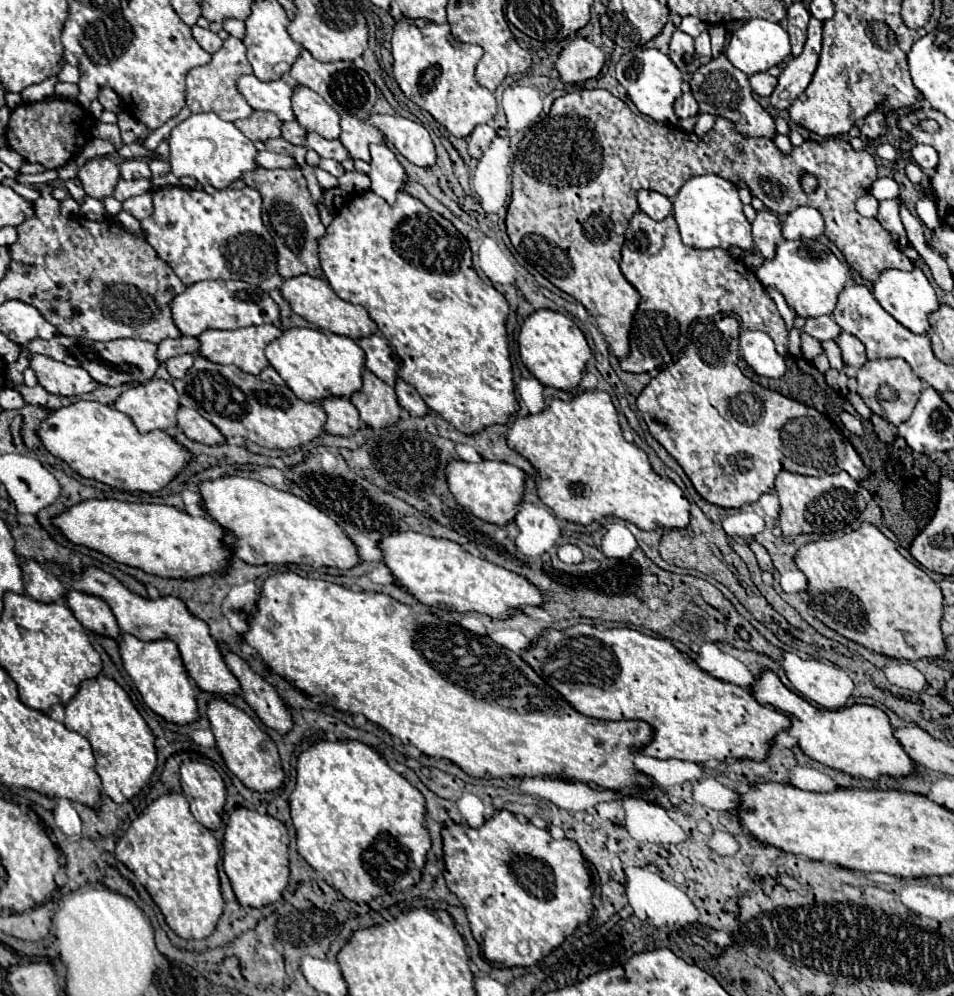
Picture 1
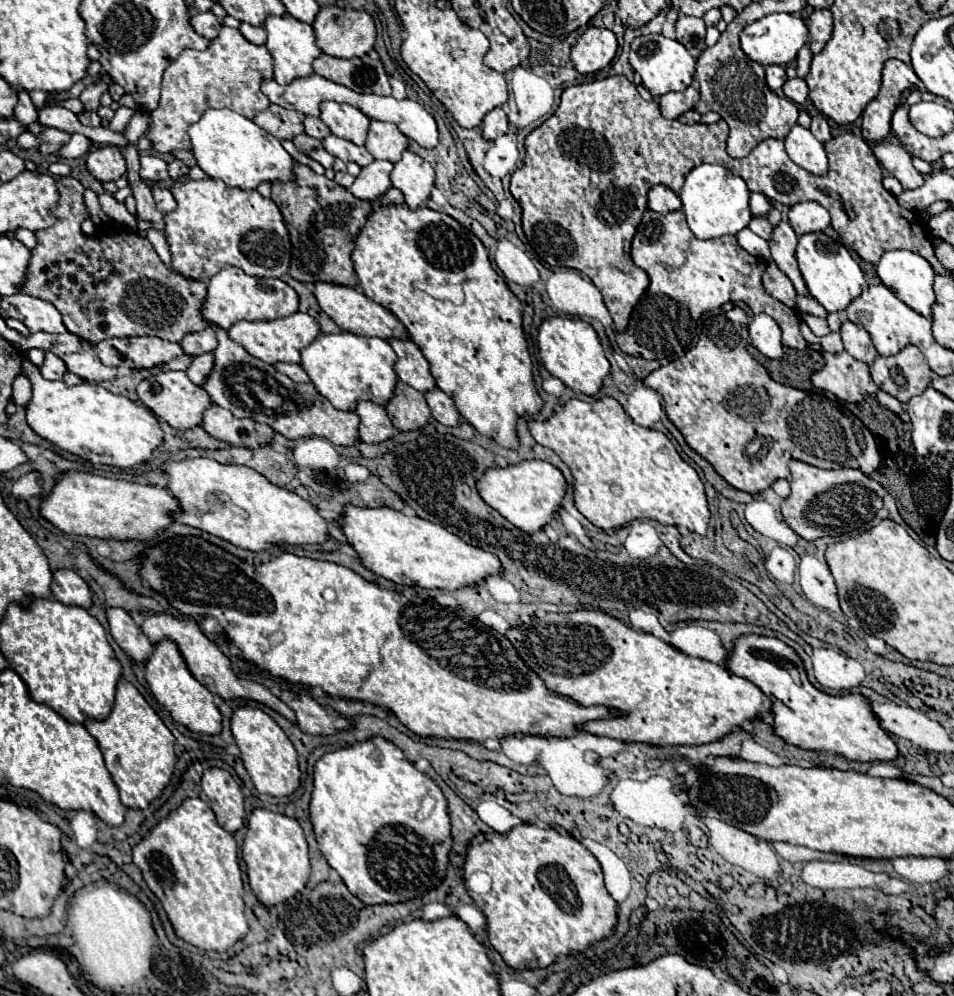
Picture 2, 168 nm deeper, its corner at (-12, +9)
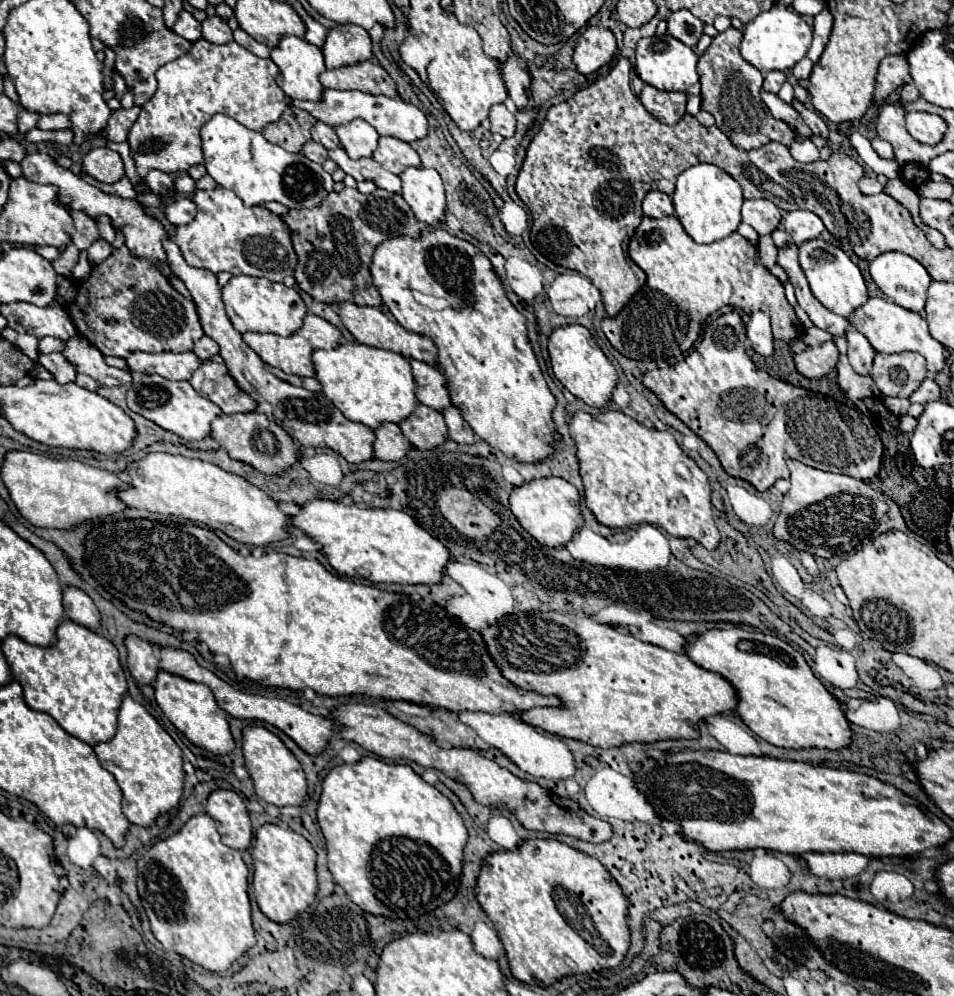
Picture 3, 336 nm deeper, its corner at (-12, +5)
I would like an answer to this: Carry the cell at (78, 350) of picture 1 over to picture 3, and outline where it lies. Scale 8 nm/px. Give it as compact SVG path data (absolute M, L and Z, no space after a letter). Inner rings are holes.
M162 351L162 353L130 353L126 357L128 367L136 373L156 373L164 379L190 379L192 373L200 367L200 359L192 353L172 353L172 351Z

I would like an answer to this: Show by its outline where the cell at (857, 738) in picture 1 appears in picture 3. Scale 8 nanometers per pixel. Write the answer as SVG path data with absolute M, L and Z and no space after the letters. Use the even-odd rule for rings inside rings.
M712 629L698 637L686 639L686 655L700 665L702 669L720 673L726 677L738 691L740 703L736 705L736 713L742 721L764 741L784 749L832 749L838 751L852 743L852 729L846 717L844 705L812 675L808 663L802 653L798 653L790 643L782 641L776 635L758 633L758 631L742 631L734 629Z

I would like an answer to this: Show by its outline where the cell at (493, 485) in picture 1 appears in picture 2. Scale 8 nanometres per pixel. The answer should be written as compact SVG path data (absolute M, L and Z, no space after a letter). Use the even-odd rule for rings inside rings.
M522 461L518 465L508 467L492 467L478 479L478 491L482 499L494 507L504 519L526 533L536 533L544 529L552 517L558 513L562 499L568 491L568 483L564 475L546 461Z

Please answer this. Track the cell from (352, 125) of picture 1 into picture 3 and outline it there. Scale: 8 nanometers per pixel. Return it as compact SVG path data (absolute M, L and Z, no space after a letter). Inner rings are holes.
M380 137L378 147L374 151L374 161L378 161L384 169L394 175L400 175L406 167L420 167L418 153L404 141L394 137Z

